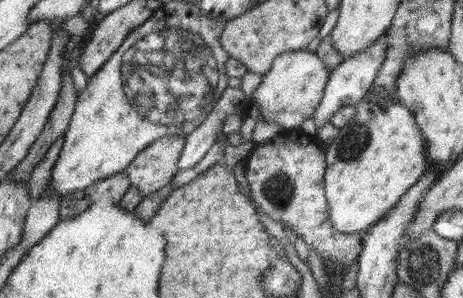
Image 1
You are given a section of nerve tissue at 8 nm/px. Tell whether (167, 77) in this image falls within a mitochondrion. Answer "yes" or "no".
yes

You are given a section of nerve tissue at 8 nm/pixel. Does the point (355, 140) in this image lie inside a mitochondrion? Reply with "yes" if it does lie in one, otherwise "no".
yes

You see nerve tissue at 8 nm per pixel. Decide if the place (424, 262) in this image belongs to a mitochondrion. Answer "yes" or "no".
yes

